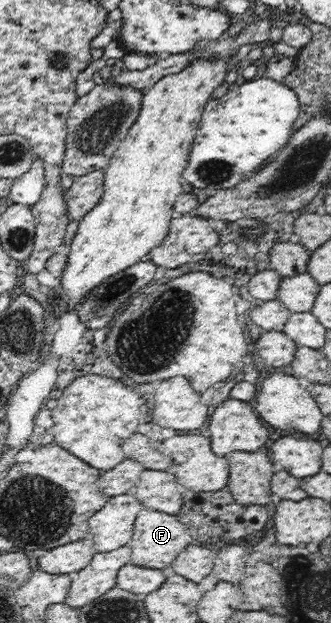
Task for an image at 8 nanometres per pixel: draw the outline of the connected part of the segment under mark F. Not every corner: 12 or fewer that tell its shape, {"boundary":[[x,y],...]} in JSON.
{"boundary":[[143,509],[130,541],[133,565],[169,571],[194,543],[175,515]]}

